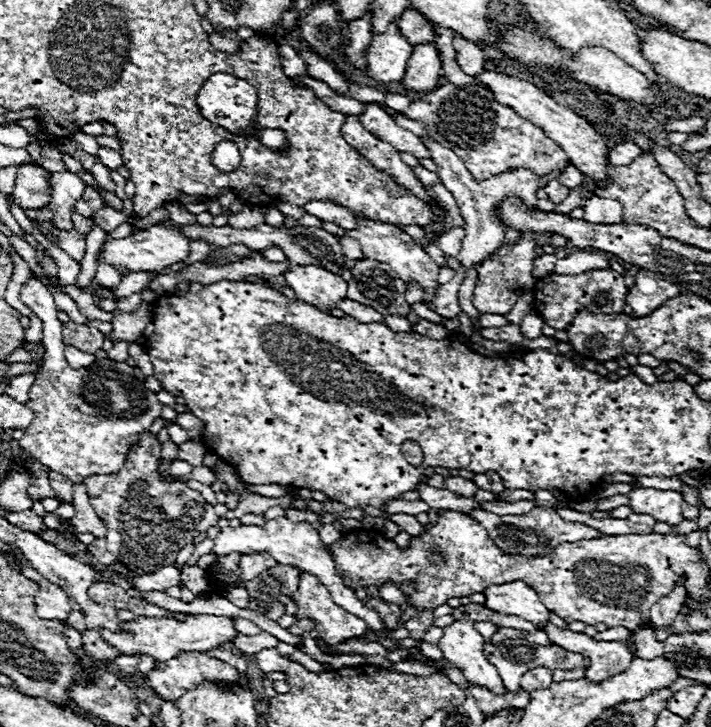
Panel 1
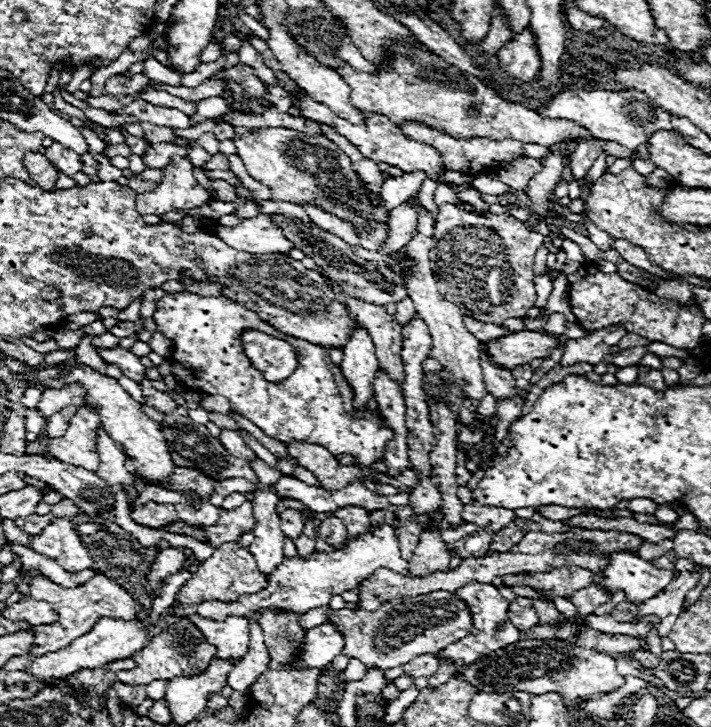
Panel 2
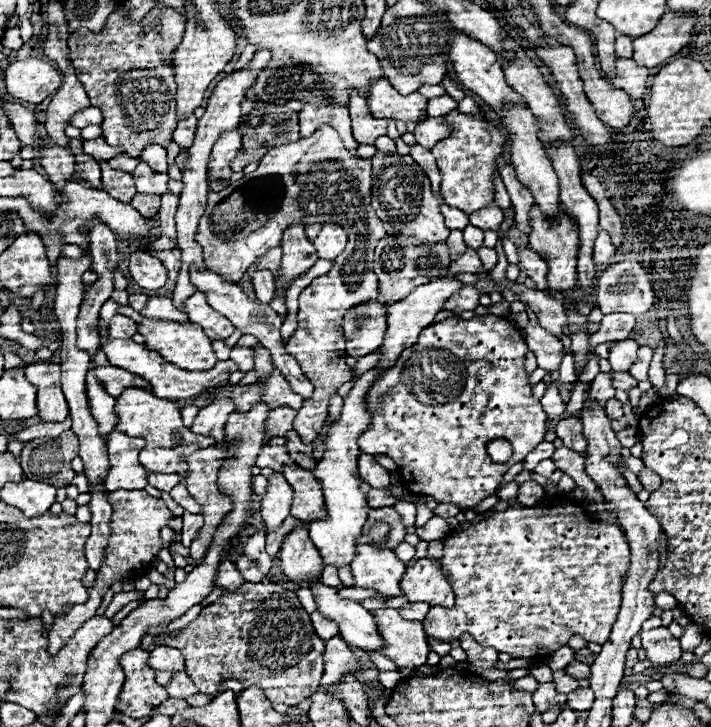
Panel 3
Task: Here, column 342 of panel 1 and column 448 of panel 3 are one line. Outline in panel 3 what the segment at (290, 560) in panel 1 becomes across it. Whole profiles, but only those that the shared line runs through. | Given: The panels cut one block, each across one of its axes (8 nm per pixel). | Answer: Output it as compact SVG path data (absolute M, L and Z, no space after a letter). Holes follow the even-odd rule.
M428 558L418 560L416 566L408 568L402 576L400 588L408 602L426 602L442 608L454 606L454 592L442 574L440 562L432 562Z

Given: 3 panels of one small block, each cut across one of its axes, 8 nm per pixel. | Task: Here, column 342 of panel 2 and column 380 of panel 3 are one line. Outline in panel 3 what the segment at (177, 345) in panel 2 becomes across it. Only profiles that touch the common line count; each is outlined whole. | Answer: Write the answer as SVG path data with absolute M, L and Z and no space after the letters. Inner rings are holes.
M484 314L484 316L474 316L470 320L462 320L458 316L450 316L438 324L432 324L428 328L424 328L420 332L420 338L414 346L406 348L396 366L386 370L384 374L378 376L378 380L374 382L374 388L370 390L370 396L368 396L368 408L372 412L372 422L368 426L368 430L358 438L358 444L360 444L360 450L364 454L384 454L388 458L392 458L396 464L398 464L398 470L402 474L402 480L404 480L404 486L416 494L424 494L424 496L432 496L438 504L456 504L460 508L472 508L476 504L480 504L484 498L492 496L498 488L500 488L500 482L502 482L502 476L506 474L506 470L516 464L516 462L522 462L526 458L528 452L532 452L540 442L544 442L544 434L546 434L546 412L542 410L540 402L532 398L532 386L528 382L528 374L524 370L524 356L526 356L528 348L526 348L526 340L524 336L520 334L518 328L514 328L508 320L500 318L500 316L492 316L492 314ZM492 440L508 440L512 444L512 458L504 464L496 464L490 460L488 452L486 452L486 446L488 442Z

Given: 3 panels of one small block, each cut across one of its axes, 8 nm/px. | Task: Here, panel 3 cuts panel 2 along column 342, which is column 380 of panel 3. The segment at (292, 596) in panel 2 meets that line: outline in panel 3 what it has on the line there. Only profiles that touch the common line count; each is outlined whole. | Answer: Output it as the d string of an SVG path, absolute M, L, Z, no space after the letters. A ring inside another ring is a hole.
M358 544L356 558L350 566L358 588L370 588L386 596L402 596L400 578L406 572L406 566L392 550Z

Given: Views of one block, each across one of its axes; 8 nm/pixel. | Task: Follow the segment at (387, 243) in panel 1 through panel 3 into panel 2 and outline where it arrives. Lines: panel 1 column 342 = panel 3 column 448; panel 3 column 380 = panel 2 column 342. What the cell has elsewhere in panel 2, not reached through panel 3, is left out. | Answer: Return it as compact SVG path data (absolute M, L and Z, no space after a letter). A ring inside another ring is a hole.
M254 128L252 134L234 138L234 144L238 150L236 154L244 162L248 174L270 188L272 200L292 202L298 206L314 200L322 210L342 220L350 220L350 224L358 228L360 240L364 240L360 244L364 248L372 252L378 252L382 248L382 242L388 238L390 216L384 200L380 200L378 206L370 202L368 188L358 178L358 172L354 172L352 162L324 134L308 136L304 132L288 128Z

